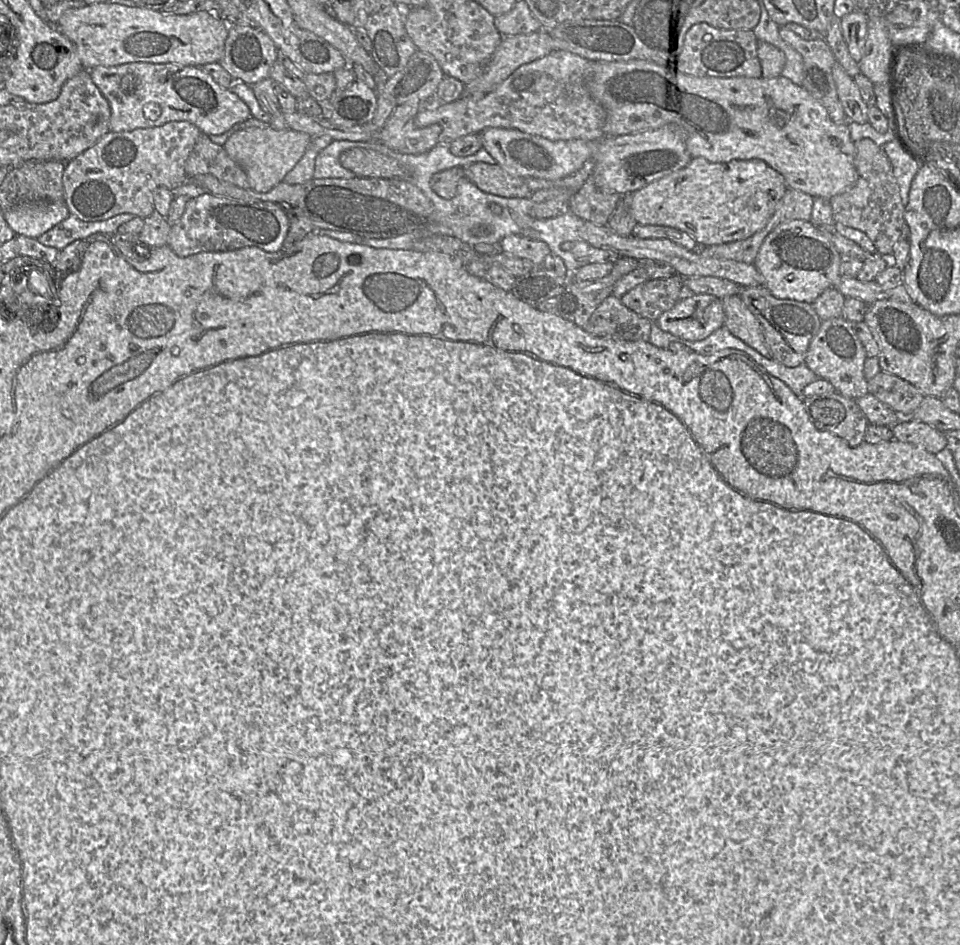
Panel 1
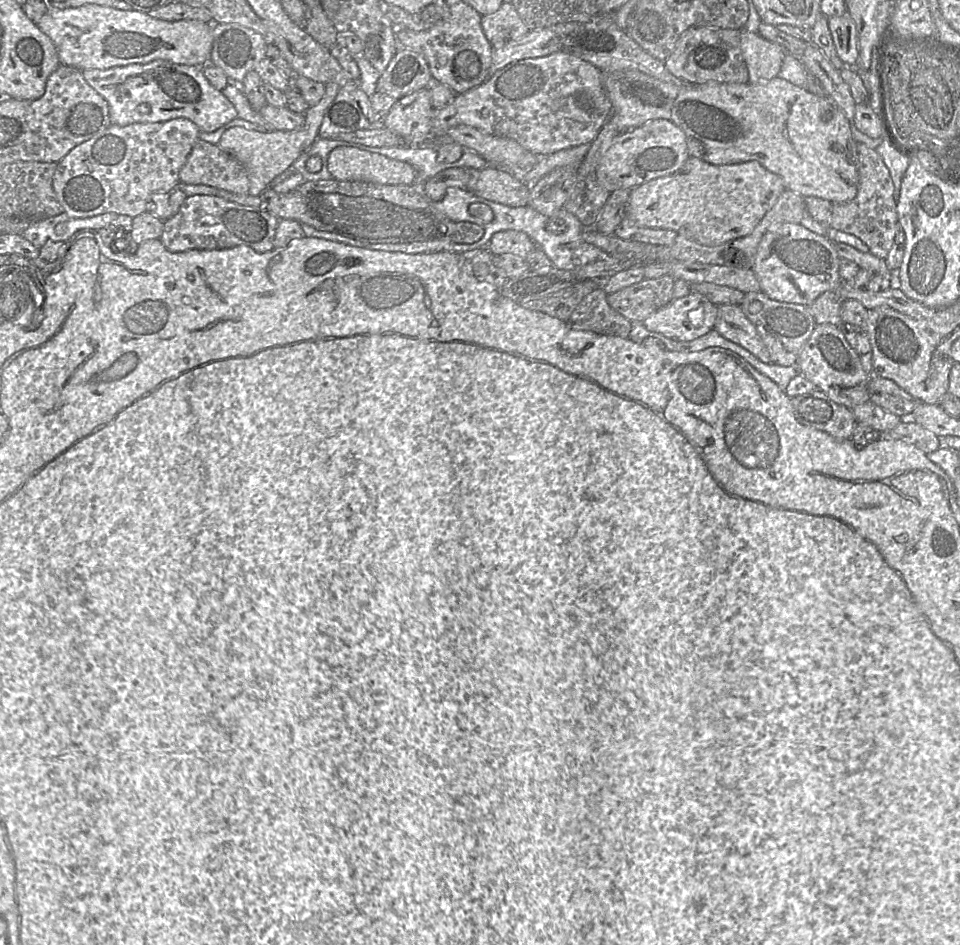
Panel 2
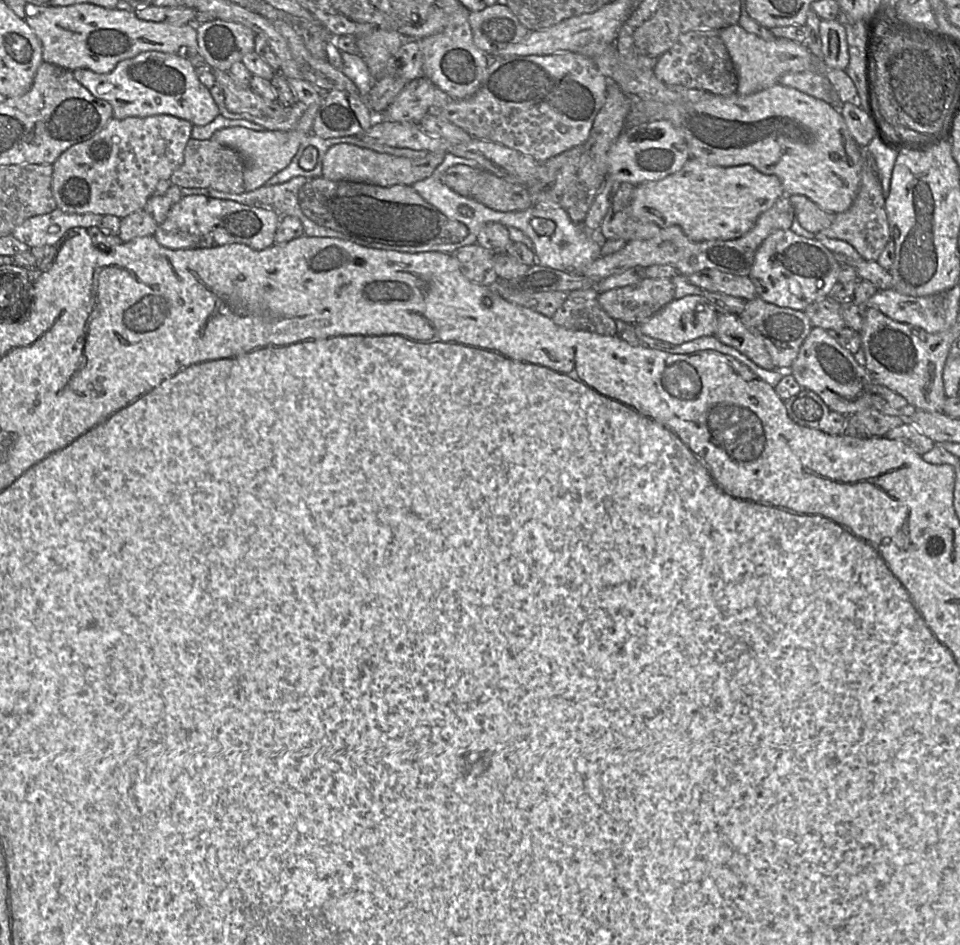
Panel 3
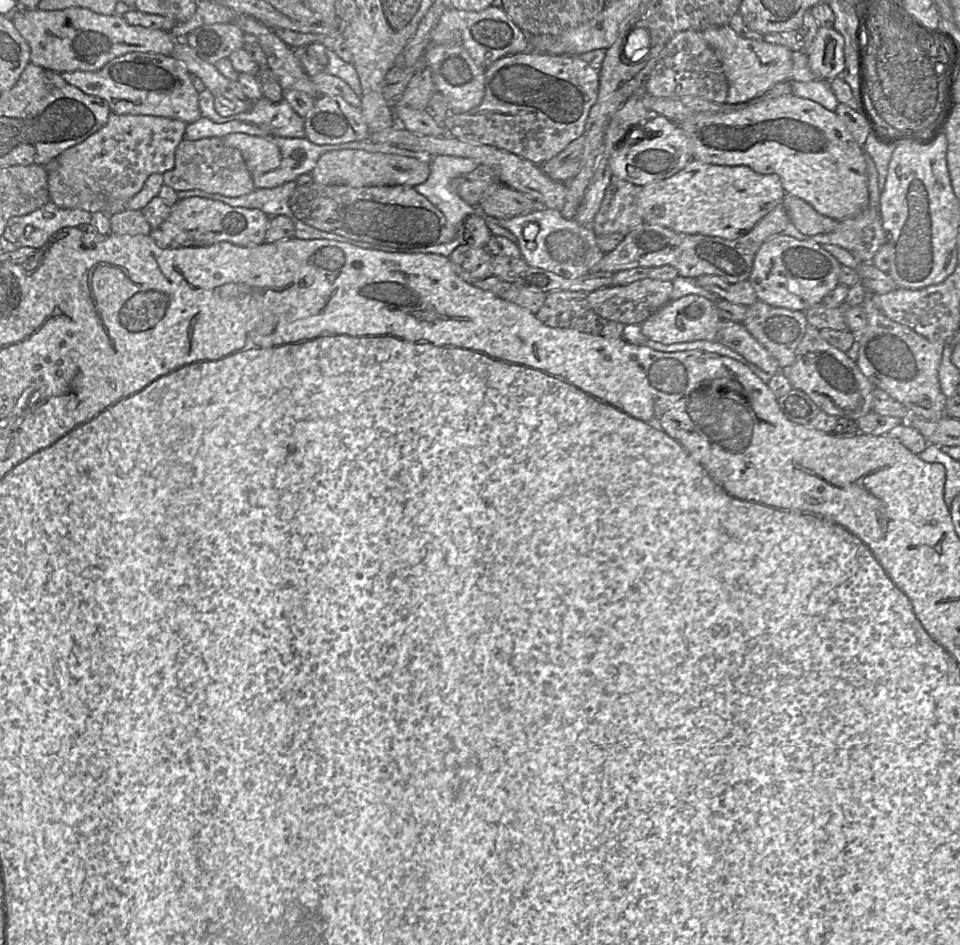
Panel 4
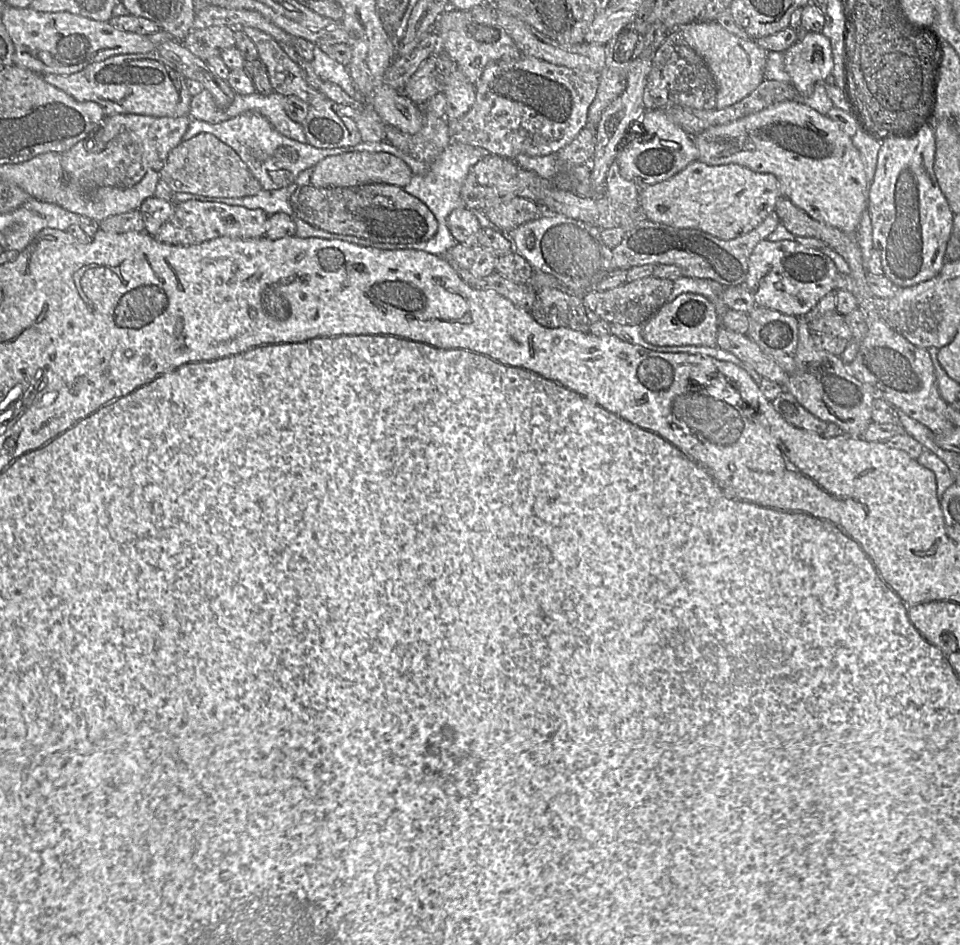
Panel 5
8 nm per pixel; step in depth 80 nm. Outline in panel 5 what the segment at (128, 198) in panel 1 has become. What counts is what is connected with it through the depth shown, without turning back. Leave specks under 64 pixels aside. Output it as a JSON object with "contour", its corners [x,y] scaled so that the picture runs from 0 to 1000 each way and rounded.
{"contour":[[[111,122],[90,146],[65,162],[67,186],[73,195],[89,202],[109,197],[138,198],[155,179],[168,180],[176,161],[190,149],[197,128],[197,123]]]}

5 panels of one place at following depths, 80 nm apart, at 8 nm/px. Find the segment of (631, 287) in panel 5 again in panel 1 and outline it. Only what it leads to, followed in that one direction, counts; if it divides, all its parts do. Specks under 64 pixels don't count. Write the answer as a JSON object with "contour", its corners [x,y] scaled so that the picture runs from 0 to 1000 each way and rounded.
{"contour":[[[705,290],[697,294],[674,296],[650,311],[646,319],[666,334],[682,341],[691,330],[699,327],[708,317],[709,304],[710,293]]]}

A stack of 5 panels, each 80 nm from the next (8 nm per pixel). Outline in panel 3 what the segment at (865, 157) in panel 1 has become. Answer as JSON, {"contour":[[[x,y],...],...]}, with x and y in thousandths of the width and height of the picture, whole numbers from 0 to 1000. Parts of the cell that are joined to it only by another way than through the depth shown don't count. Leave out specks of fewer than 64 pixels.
{"contour":[[[907,163],[906,168],[898,167],[896,198],[888,217],[881,223],[870,226],[866,238],[849,248],[850,253],[854,255],[855,251],[861,251],[878,254],[889,260],[899,274],[913,276],[928,252],[922,212],[913,171]]]}

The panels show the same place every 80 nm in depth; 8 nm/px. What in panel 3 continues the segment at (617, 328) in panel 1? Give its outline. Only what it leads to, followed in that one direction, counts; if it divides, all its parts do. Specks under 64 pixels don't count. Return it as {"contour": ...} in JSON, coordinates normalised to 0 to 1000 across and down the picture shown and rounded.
{"contour":[[[619,305],[593,309],[588,322],[574,338],[579,344],[596,350],[644,354],[642,339],[626,326],[623,312]]]}

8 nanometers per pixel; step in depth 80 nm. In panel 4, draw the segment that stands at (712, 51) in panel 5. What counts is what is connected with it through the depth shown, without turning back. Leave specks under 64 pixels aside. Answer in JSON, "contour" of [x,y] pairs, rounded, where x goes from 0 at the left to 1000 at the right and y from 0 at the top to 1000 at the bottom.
{"contour":[[[758,26],[735,31],[730,36],[752,68],[758,87],[756,110],[779,109],[808,89],[823,84],[826,55],[821,51],[773,40]]]}

